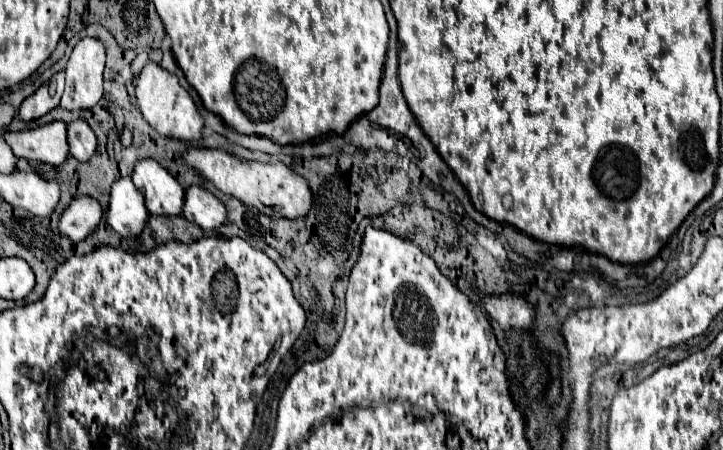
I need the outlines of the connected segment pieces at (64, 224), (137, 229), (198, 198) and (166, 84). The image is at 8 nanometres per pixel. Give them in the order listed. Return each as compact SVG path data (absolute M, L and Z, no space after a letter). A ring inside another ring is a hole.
M76 197L60 217L60 229L72 241L84 241L102 221L102 207L92 197Z
M130 177L114 181L108 205L108 225L120 237L140 237L150 213L144 205L142 191L138 191Z
M188 187L184 201L184 217L202 229L216 229L228 221L226 207L204 187Z
M148 63L142 69L140 77L136 79L136 99L138 99L138 107L140 107L142 117L162 137L180 139L180 141L198 141L200 139L204 119L200 117L190 93L184 87L180 87L176 75L168 73L166 69L162 69L156 63Z

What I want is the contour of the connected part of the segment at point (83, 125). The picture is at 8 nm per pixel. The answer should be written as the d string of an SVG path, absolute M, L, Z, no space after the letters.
M78 119L68 125L70 155L78 161L88 161L96 151L96 135L84 119Z

